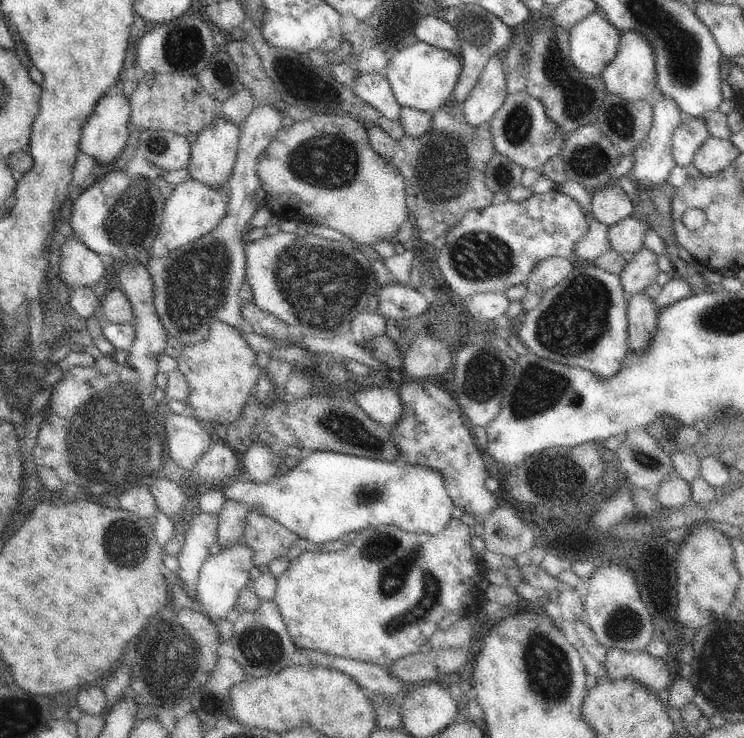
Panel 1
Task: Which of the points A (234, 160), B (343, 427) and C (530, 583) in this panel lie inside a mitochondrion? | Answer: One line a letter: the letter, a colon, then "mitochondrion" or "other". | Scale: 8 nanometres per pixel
A: other
B: mitochondrion
C: other

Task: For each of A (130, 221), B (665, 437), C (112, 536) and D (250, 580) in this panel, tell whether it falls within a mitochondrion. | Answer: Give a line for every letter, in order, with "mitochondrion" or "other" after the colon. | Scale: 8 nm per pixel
A: mitochondrion
B: mitochondrion
C: mitochondrion
D: other

